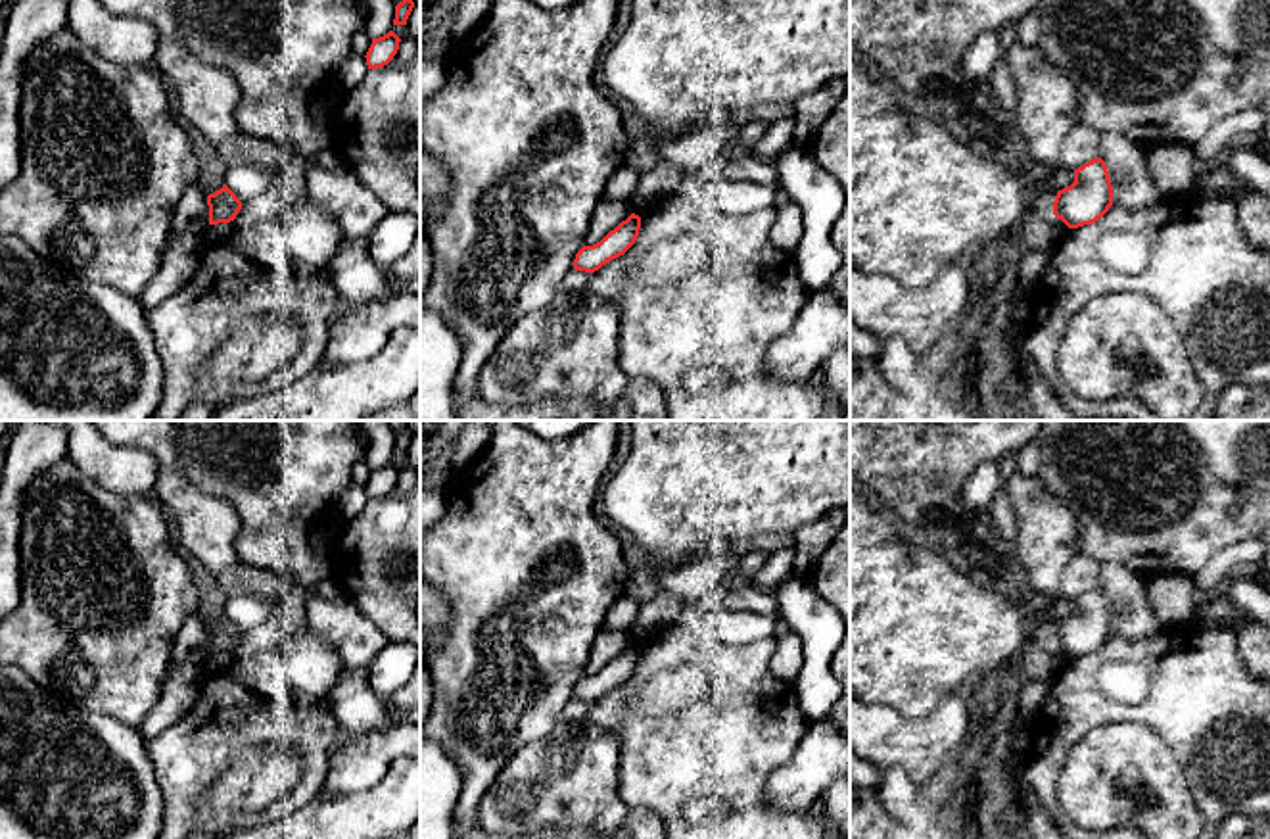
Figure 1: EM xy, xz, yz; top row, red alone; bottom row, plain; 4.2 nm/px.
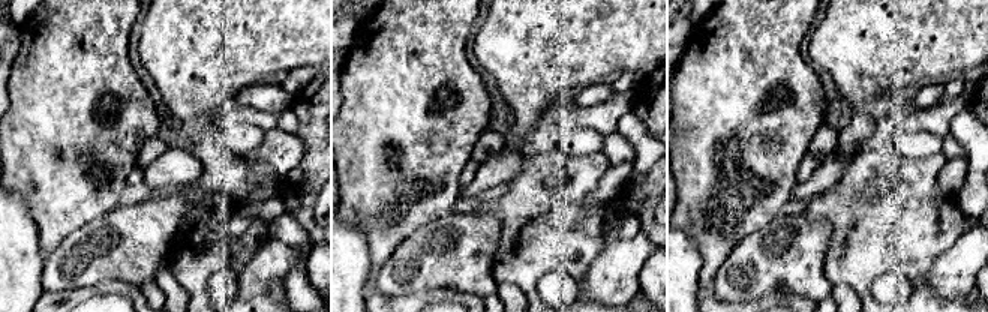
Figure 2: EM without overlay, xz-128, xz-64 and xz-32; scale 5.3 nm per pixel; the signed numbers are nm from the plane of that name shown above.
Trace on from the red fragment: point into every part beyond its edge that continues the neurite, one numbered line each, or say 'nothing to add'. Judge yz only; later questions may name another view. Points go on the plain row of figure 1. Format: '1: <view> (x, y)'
nothing to add

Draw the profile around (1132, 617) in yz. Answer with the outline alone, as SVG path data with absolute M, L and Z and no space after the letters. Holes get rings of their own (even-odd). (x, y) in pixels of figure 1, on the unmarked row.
M1101 563L1099 580L1109 601L1113 634L1145 639L1166 628L1149 605L1147 584L1141 576L1118 563Z

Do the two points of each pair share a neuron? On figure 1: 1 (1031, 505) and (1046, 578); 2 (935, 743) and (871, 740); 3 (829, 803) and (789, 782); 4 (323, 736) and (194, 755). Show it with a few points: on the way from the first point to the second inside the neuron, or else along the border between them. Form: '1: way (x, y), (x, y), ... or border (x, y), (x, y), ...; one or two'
1: way (1042, 523), (1042, 561); one
2: way (919, 728), (914, 724), (887, 726); one
3: border (829, 784), (816, 803); two
4: way (290, 728), (227, 728); one

